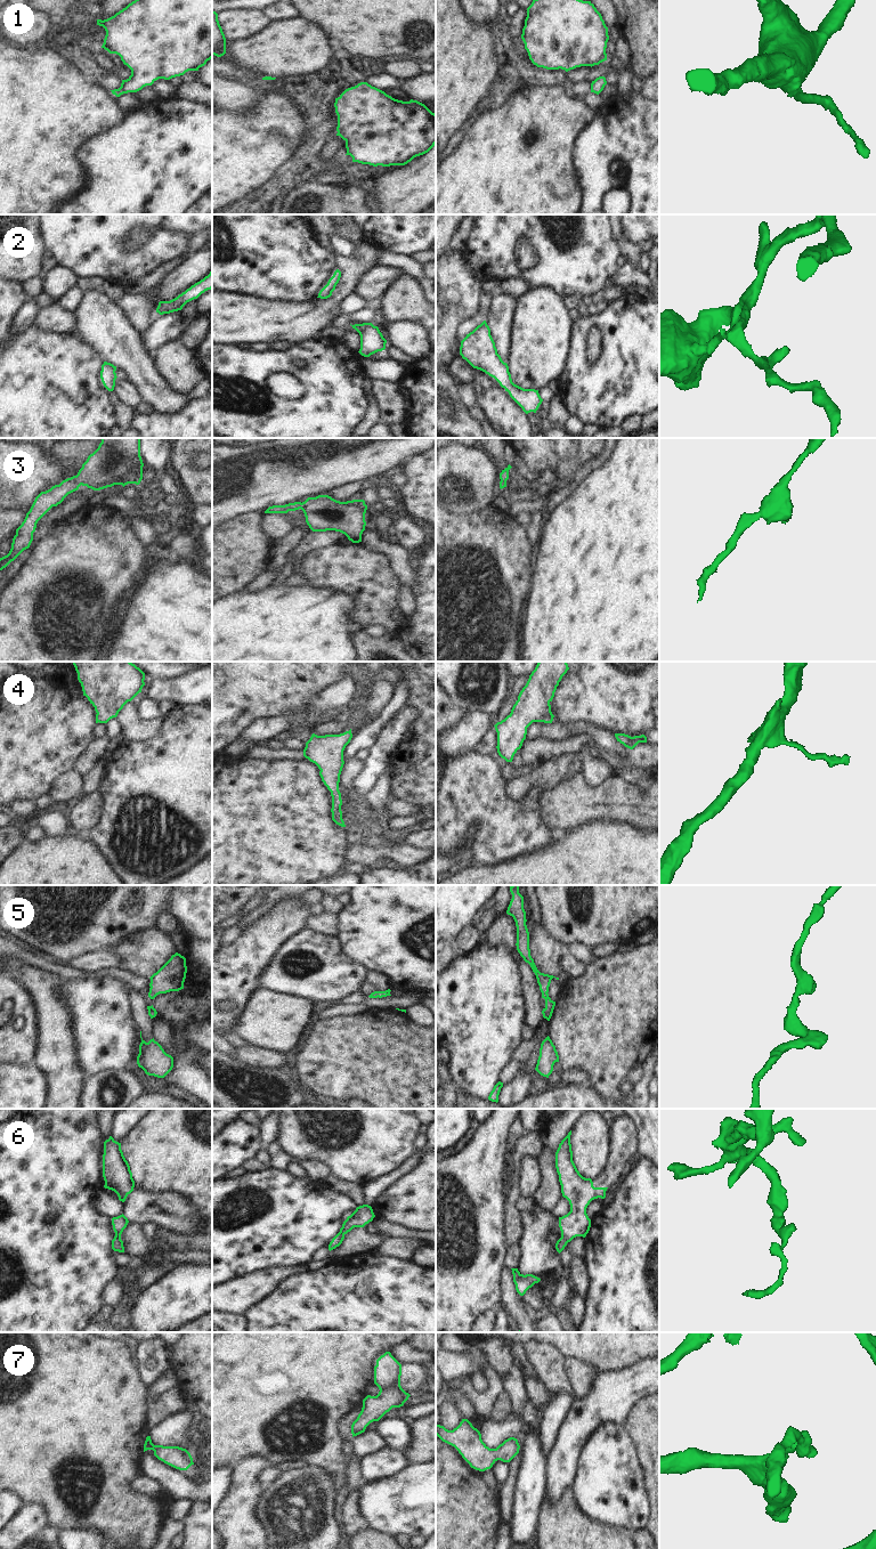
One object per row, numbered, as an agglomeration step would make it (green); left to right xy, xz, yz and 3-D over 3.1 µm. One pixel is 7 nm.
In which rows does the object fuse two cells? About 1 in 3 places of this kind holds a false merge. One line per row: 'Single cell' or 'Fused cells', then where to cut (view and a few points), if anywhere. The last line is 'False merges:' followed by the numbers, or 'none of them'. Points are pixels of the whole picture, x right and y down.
1: Single cell. No split
2: Single cell. No split
3: Single cell. No split
4: Single cell. No split
5: Single cell. No split
6: Single cell. No split
7: Single cell. No split
False merges: none of them.

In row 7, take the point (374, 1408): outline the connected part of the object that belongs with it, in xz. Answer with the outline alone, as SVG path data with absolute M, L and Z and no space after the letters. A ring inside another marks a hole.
M386 1352L376 1360L374 1366L374 1384L380 1392L376 1396L367 1395L363 1408L351 1425L352 1437L365 1432L366 1427L379 1421L392 1408L400 1408L411 1396L400 1386L402 1364Z

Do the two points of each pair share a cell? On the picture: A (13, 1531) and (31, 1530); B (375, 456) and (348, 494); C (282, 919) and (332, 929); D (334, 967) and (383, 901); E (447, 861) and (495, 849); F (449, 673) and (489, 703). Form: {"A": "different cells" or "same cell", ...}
{"A": "same cell", "B": "different cells", "C": "different cells", "D": "different cells", "E": "different cells", "F": "same cell"}

